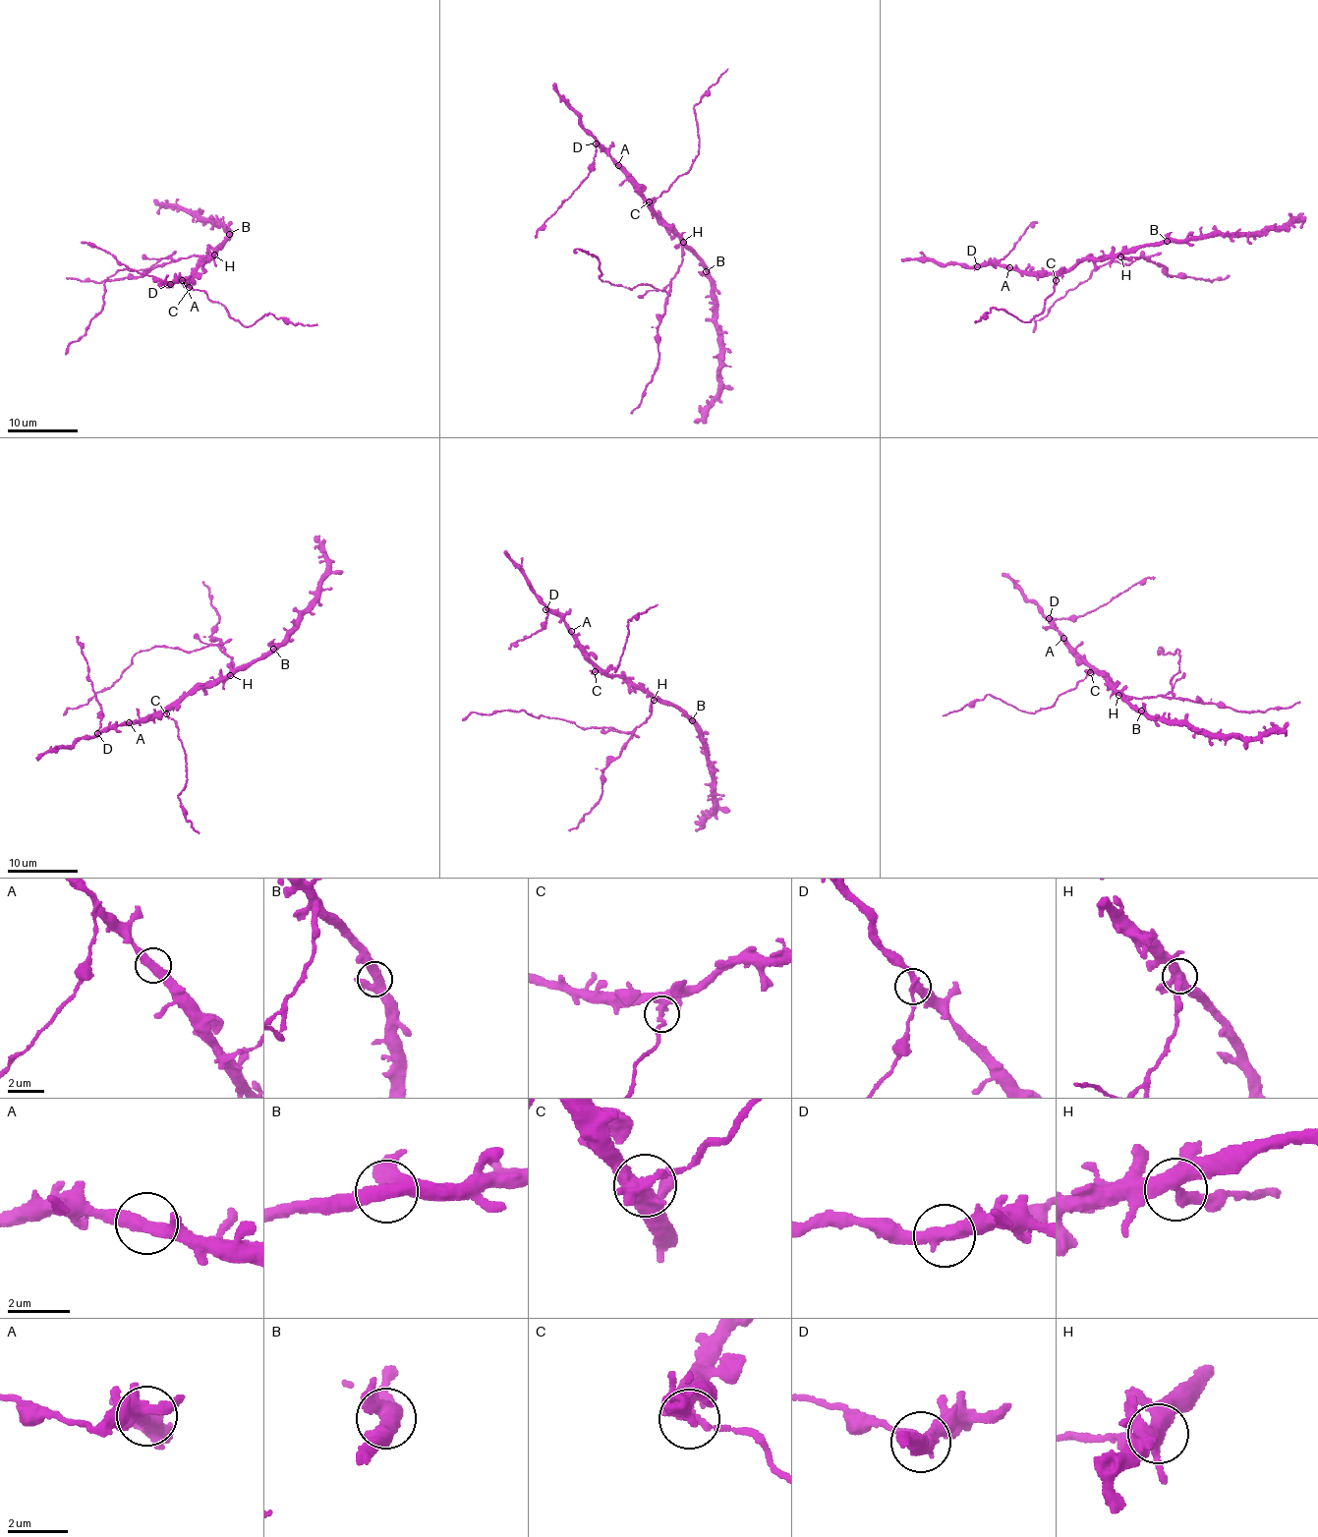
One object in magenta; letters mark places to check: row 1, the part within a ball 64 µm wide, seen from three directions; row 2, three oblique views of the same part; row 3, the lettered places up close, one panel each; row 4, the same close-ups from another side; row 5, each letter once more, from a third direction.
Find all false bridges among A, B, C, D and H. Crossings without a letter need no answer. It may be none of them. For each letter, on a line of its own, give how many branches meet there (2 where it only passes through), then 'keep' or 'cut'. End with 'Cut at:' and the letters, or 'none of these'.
A: branches 3; keep
B: branches 3; keep
C: branches 3; cut
D: branches 3; cut
H: branches 4; cut
Cut at: C, D, H

